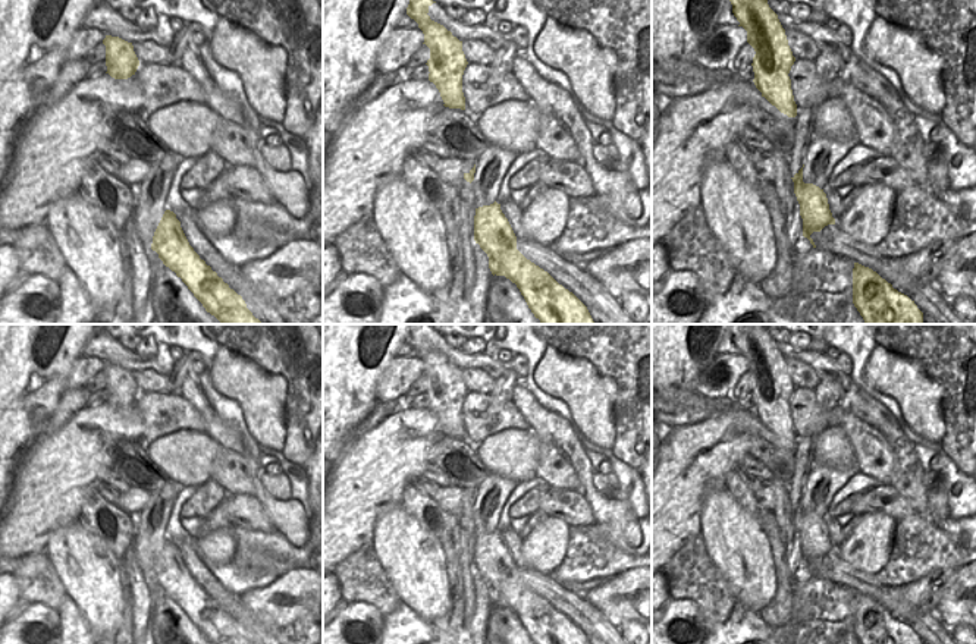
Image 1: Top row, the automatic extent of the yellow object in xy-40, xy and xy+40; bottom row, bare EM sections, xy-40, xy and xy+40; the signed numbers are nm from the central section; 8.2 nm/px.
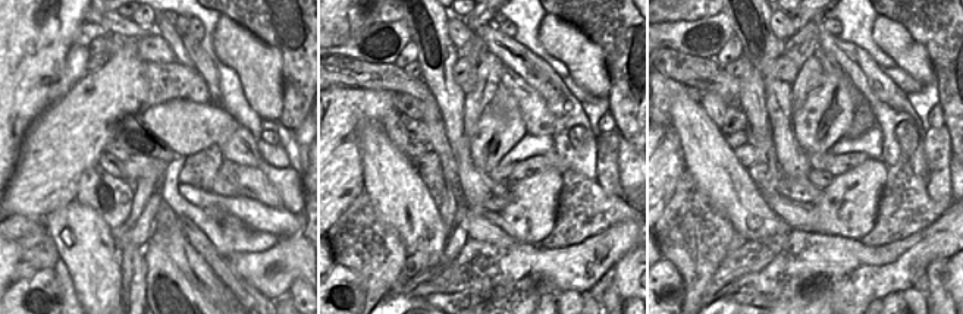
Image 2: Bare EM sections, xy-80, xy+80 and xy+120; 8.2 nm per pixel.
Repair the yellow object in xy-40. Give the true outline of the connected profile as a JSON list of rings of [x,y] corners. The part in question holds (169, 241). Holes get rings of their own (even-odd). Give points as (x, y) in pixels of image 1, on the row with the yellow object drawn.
[[[164,211],[154,232],[151,249],[220,324],[263,324],[247,308],[242,296],[194,251],[173,211]]]

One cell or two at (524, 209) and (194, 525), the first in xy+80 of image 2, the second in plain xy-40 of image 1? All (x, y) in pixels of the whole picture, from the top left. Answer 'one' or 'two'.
two

